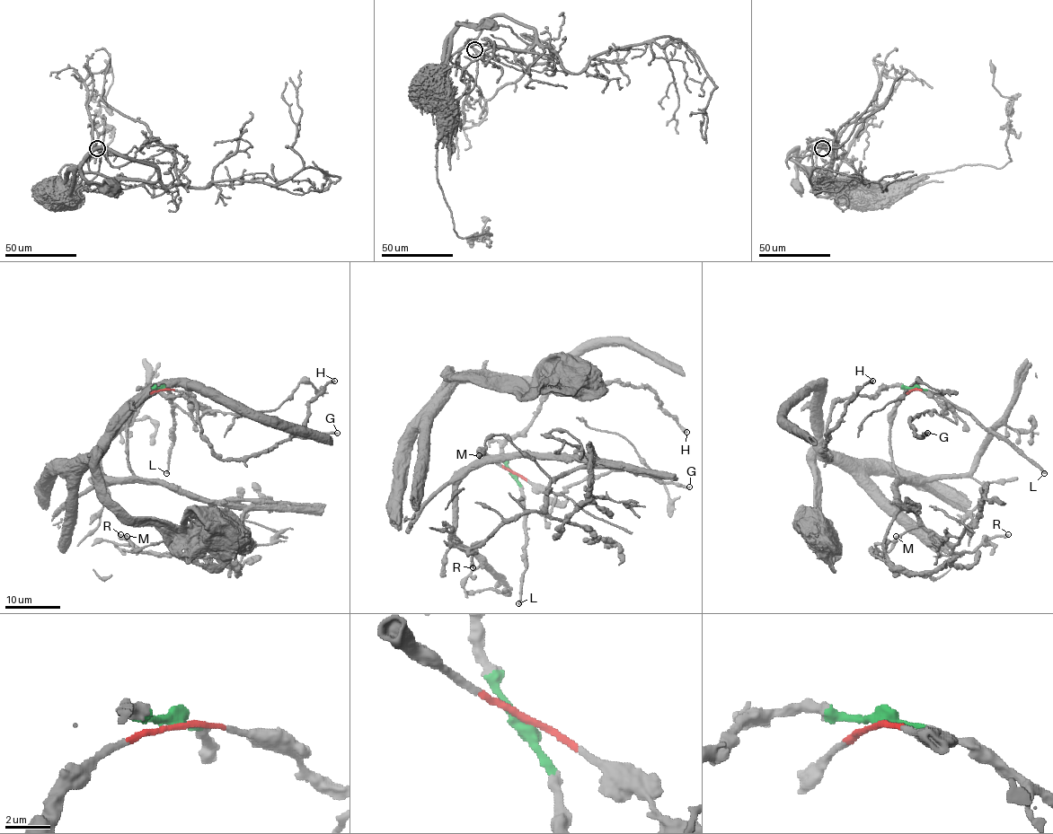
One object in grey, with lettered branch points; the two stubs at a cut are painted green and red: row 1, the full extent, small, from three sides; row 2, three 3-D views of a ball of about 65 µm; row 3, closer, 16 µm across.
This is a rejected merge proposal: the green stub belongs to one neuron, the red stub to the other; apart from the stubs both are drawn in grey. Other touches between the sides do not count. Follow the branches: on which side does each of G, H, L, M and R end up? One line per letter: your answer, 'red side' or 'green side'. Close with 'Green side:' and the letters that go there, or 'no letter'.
G: green side
H: green side
L: green side
M: red side
R: red side
Green side: G, H, L

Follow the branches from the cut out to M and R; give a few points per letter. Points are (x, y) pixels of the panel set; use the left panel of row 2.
M: (162, 389), (134, 408), (129, 469), (200, 496), (259, 504), (221, 501), (178, 539), (132, 552), (127, 535)
R: (162, 389), (134, 408), (129, 469), (200, 496), (259, 504), (221, 501), (178, 554), (142, 552), (121, 534)

